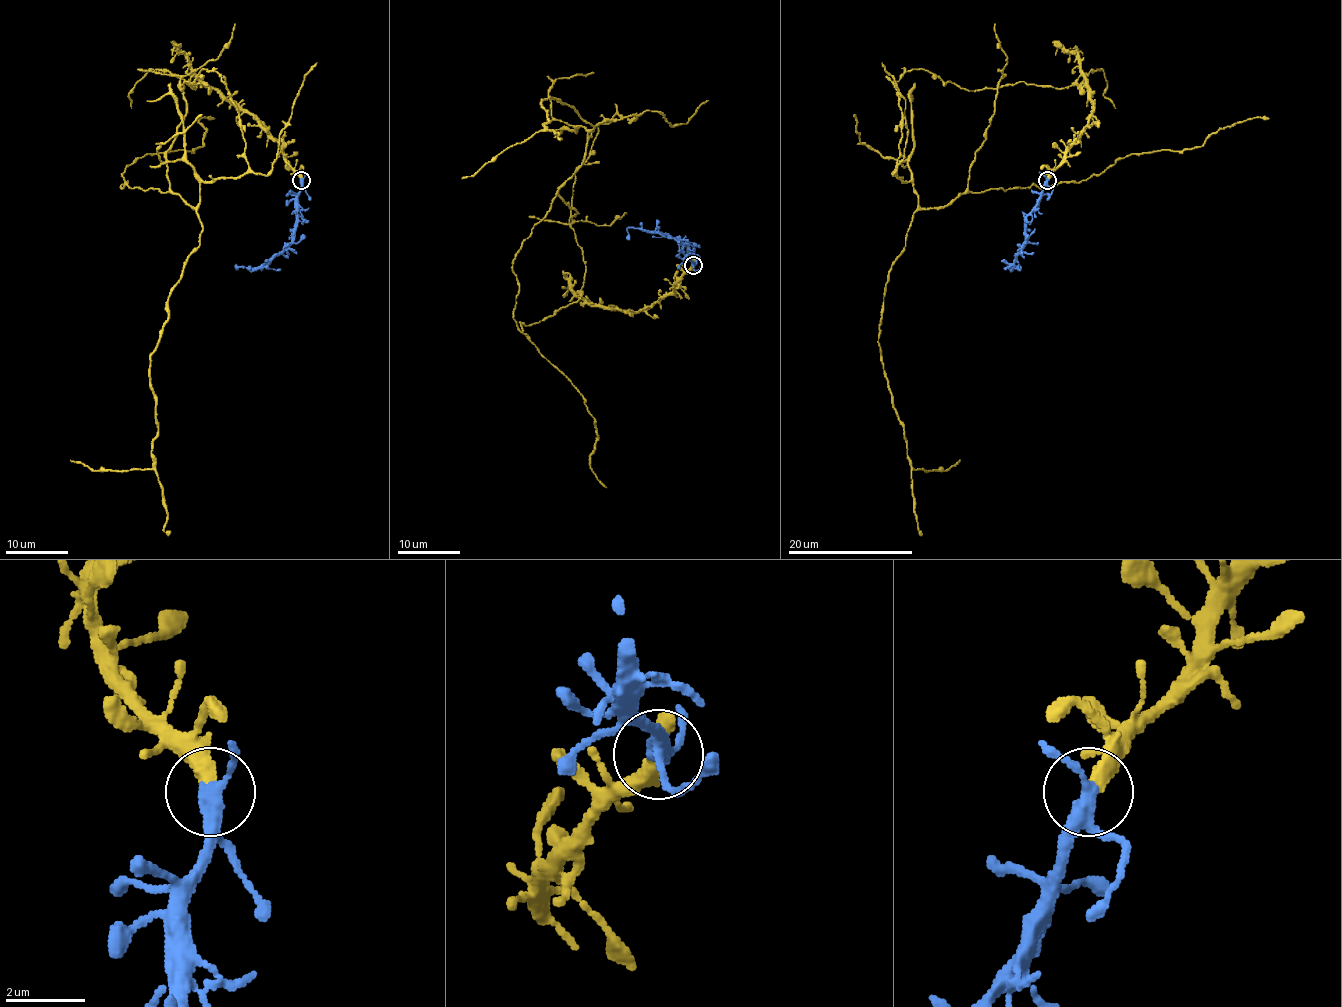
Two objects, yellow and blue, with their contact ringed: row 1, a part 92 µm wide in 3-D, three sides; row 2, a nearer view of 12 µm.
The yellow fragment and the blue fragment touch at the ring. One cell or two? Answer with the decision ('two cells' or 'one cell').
one cell

